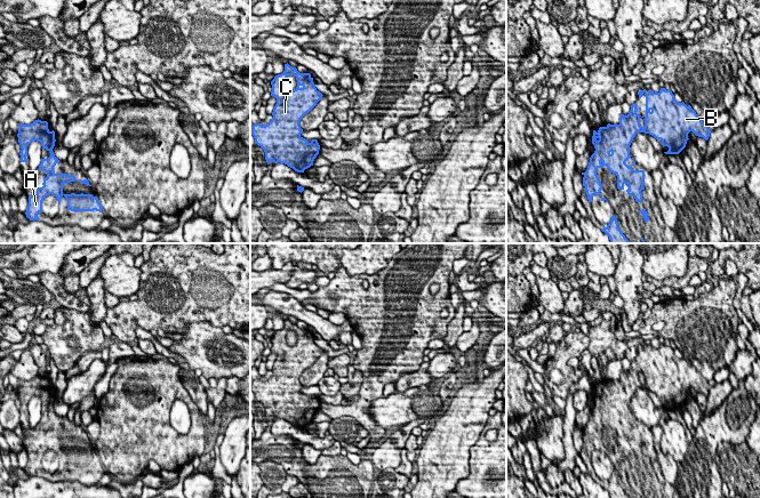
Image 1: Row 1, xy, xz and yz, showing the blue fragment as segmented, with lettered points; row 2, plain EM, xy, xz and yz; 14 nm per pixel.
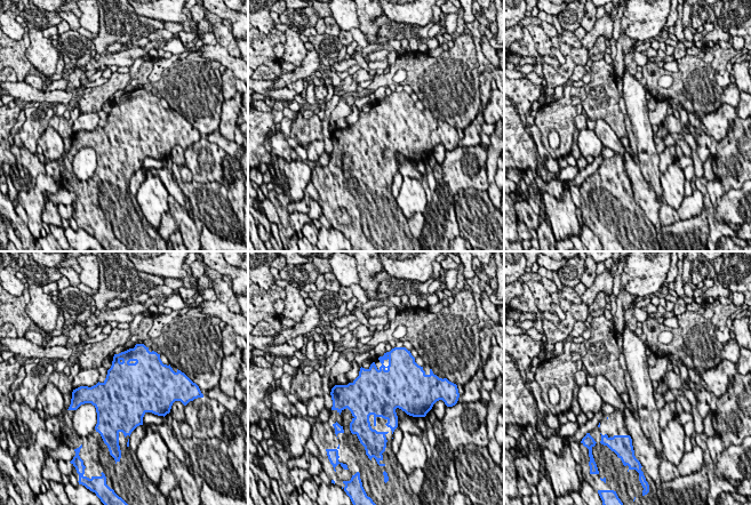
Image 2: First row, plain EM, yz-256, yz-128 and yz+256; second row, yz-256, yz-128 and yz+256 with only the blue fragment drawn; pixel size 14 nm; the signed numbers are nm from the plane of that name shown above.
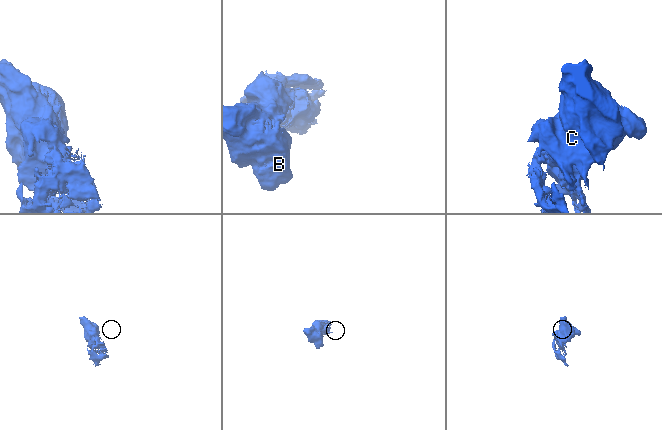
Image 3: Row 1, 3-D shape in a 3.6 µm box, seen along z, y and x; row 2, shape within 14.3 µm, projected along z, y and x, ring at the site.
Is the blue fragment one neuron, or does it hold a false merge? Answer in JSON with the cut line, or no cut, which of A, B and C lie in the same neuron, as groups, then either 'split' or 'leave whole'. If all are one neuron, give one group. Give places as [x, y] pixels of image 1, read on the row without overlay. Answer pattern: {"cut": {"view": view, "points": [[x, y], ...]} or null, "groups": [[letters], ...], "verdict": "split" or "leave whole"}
{"cut": null, "groups": [["A", "B", "C"]], "verdict": "leave whole"}

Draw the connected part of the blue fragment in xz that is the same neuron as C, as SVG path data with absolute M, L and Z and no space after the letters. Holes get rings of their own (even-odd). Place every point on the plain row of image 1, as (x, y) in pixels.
M285 320L285 327L274 332L271 337L271 352L277 354L273 364L273 375L265 381L261 379L253 380L251 389L255 399L265 408L265 416L274 419L285 419L297 428L304 428L305 425L313 421L313 417L319 410L320 401L317 395L310 399L301 389L303 385L299 381L301 375L309 369L322 354L322 350L317 346L313 334L310 329L299 329L296 323ZM294 331L297 336L297 343L294 346L287 344L287 334Z

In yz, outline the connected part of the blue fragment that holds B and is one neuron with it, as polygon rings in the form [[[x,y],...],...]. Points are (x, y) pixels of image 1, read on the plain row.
[[[661,344],[658,348],[654,348],[651,345],[643,345],[638,351],[639,354],[646,352],[645,372],[637,369],[634,359],[627,371],[621,370],[618,380],[608,379],[598,387],[593,386],[592,400],[595,407],[590,413],[586,427],[582,428],[583,442],[590,458],[594,450],[601,452],[602,441],[597,425],[606,421],[617,432],[617,444],[624,445],[627,440],[627,450],[642,459],[645,427],[632,424],[635,417],[630,410],[630,401],[638,388],[661,395],[662,401],[669,403],[665,410],[679,410],[686,403],[690,387],[705,396],[710,393],[709,380],[702,377],[690,361],[678,359],[671,346]]]

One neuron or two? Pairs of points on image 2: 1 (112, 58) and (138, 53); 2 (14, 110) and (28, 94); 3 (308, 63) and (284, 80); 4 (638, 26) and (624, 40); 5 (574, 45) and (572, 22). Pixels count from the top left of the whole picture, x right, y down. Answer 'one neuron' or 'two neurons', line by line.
1: one neuron
2: two neurons
3: one neuron
4: two neurons
5: two neurons

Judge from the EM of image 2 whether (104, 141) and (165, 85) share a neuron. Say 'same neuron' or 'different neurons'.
different neurons

